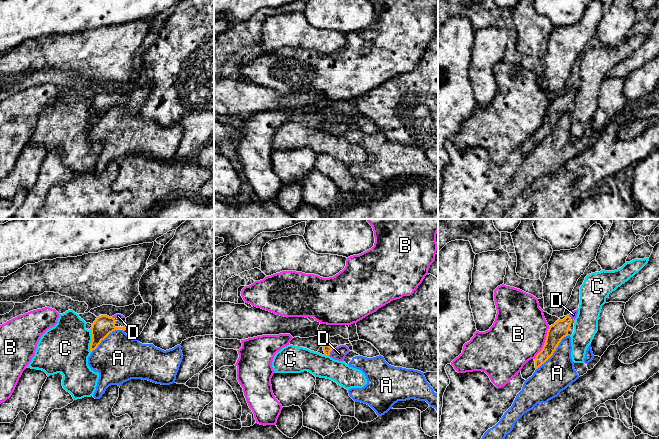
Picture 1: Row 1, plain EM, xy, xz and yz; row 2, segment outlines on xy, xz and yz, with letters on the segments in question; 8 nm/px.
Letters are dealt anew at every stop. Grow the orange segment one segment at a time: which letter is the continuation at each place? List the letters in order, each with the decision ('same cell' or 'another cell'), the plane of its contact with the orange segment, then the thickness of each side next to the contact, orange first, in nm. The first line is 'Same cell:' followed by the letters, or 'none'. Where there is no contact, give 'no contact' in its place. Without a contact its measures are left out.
Same cell: D
A: another cell; meets orange in yz; 140 nm thick on the orange side, 280 nm on the other
B: another cell; meets orange in yz; 140 nm thick on the orange side, 440 nm on the other
C: another cell; meets orange in xy; 160 nm thick on the orange side, 400 nm on the other
D: same cell; meets orange in xz; 70 nm thick on the orange side, 120 nm on the other

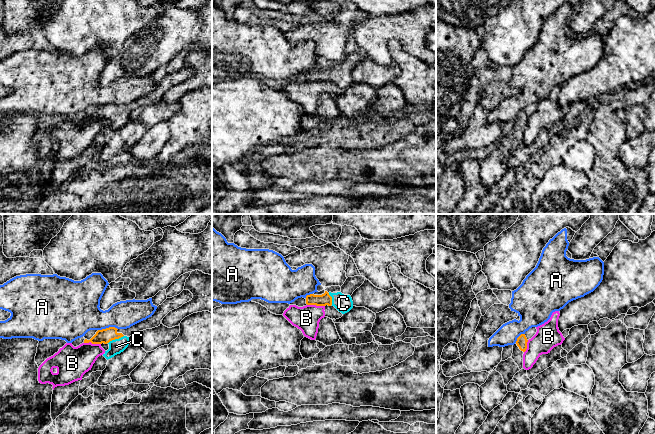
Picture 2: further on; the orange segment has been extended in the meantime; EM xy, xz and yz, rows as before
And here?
Same cell: C
A: another cell; meets orange in xy; 110 nm thick on the orange side, 320 nm on the other
B: another cell; meets orange in xz; 100 nm thick on the orange side, 200 nm on the other
C: same cell; meets orange in xy; 110 nm thick on the orange side, 120 nm on the other

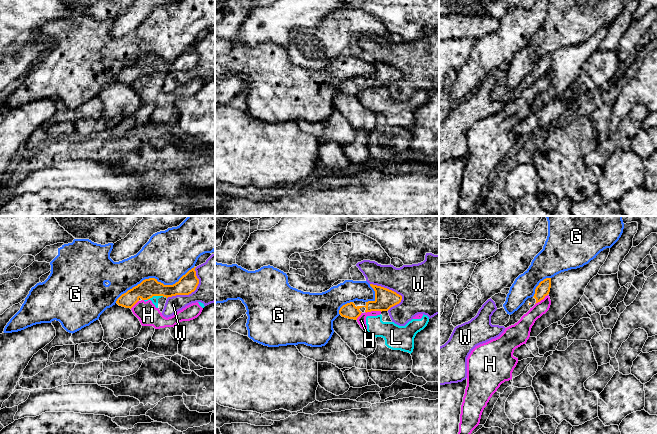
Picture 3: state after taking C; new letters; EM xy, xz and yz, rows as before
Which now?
Same cell: none
G: another cell; meets orange in xy; 150 nm thick on the orange side, 400 nm on the other
H: another cell; meets orange in xz; 160 nm thick on the orange side, 70 nm on the other
L: another cell; meets orange in xy; 150 nm thick on the orange side, 60 nm on the other
W: another cell; meets orange in xy; 150 nm thick on the orange side, 260 nm on the other

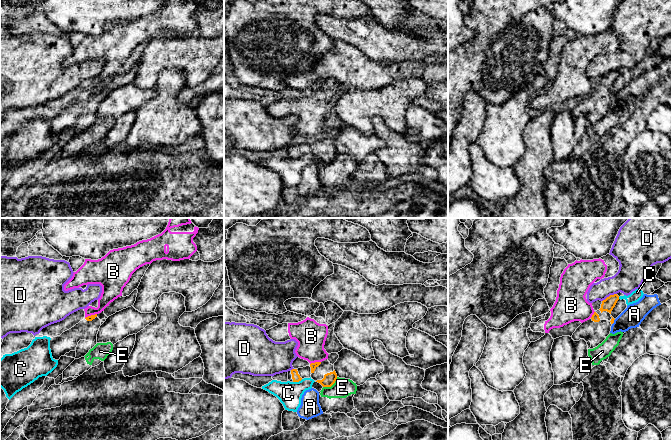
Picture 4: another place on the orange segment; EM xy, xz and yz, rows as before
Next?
Same cell: none
A: another cell; meets orange in yz; 30 nm thick on the orange side, 170 nm on the other
B: another cell; meets orange in xz; 50 nm thick on the orange side, 240 nm on the other
C: another cell; meets orange in xz; 70 nm thick on the orange side, 190 nm on the other
D: another cell; meets orange in yz; 100 nm thick on the orange side, 220 nm on the other
E: another cell; meets orange in xz; 100 nm thick on the orange side, 150 nm on the other

